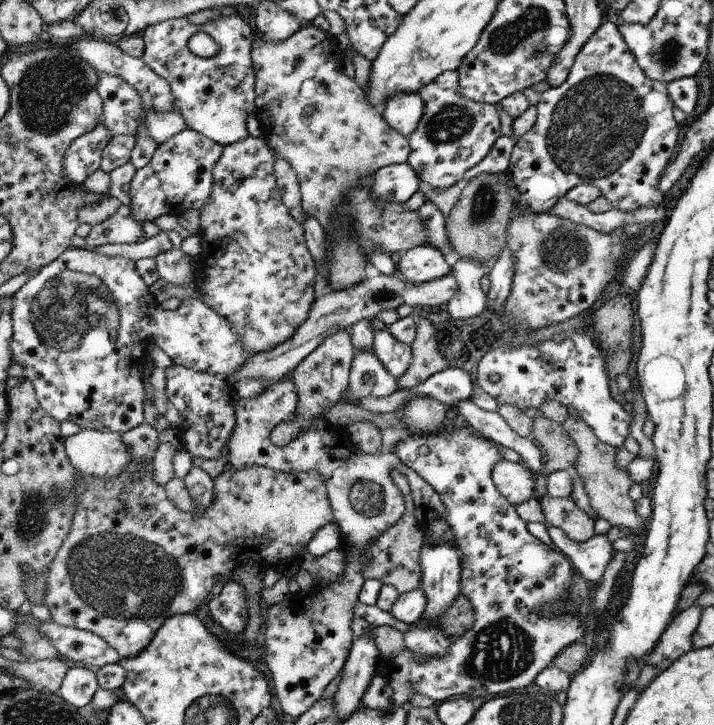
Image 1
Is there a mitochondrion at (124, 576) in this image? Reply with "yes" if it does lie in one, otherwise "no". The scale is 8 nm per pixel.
yes

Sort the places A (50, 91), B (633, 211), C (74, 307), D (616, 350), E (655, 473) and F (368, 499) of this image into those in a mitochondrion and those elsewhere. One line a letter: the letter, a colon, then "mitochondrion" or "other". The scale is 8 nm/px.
A: mitochondrion
B: other
C: mitochondrion
D: mitochondrion
E: other
F: mitochondrion

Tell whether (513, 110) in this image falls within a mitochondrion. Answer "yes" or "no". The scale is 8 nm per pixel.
no

